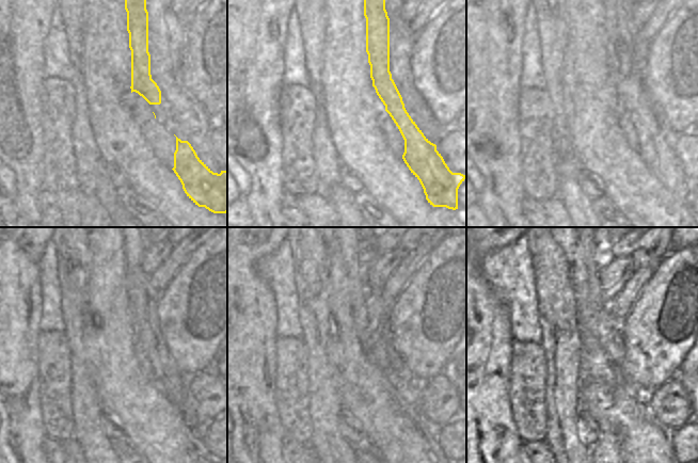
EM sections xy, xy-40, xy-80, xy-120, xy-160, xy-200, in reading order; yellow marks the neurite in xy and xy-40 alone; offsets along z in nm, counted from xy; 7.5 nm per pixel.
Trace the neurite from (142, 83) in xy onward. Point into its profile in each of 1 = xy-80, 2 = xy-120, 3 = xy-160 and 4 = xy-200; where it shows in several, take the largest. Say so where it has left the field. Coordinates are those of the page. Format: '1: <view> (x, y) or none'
1: xy-80 (656, 150)
2: xy-120 (142, 299)
3: xy-160 (409, 387)
4: xy-200 (615, 320)

